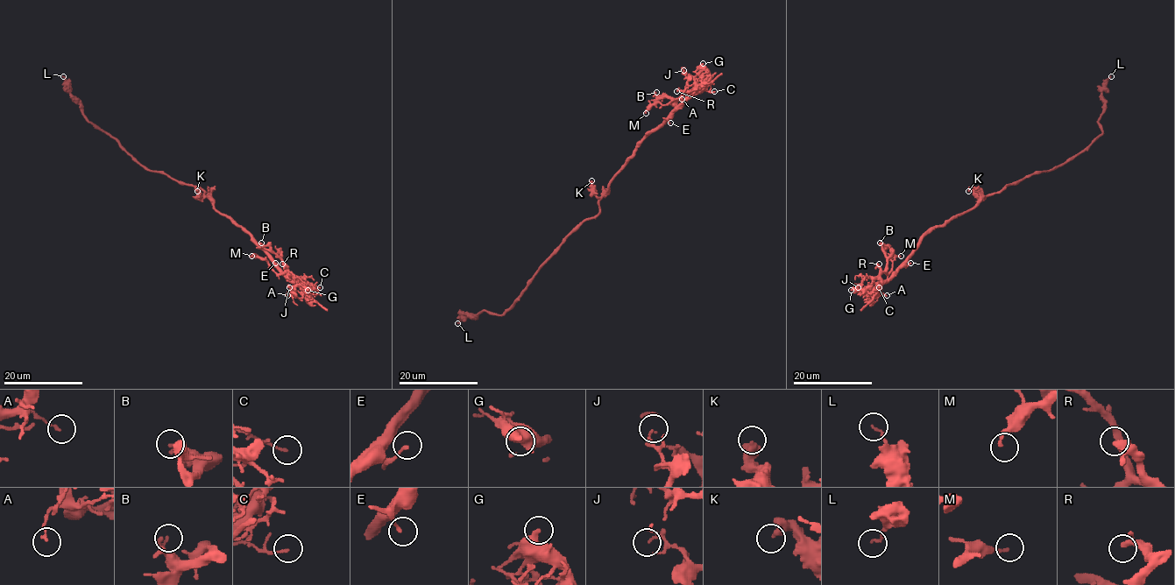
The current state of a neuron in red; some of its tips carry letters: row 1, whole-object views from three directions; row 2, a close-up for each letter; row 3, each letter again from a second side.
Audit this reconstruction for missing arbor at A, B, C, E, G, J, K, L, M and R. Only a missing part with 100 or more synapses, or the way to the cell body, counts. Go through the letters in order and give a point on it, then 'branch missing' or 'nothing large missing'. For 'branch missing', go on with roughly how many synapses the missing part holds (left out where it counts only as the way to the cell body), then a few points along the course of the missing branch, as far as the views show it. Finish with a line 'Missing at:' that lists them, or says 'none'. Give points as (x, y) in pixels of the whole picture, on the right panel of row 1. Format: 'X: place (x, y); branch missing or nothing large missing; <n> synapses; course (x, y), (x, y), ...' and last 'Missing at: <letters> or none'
A: place (887, 295); nothing large missing
B: place (880, 243); nothing large missing
C: place (879, 287); nothing large missing
E: place (910, 263); nothing large missing
G: place (851, 290); nothing large missing
J: place (858, 287); nothing large missing
K: place (968, 191); nothing large missing
L: place (1111, 76); nothing large missing
M: place (901, 256); nothing large missing
R: place (879, 264); nothing large missing
Missing at: none

